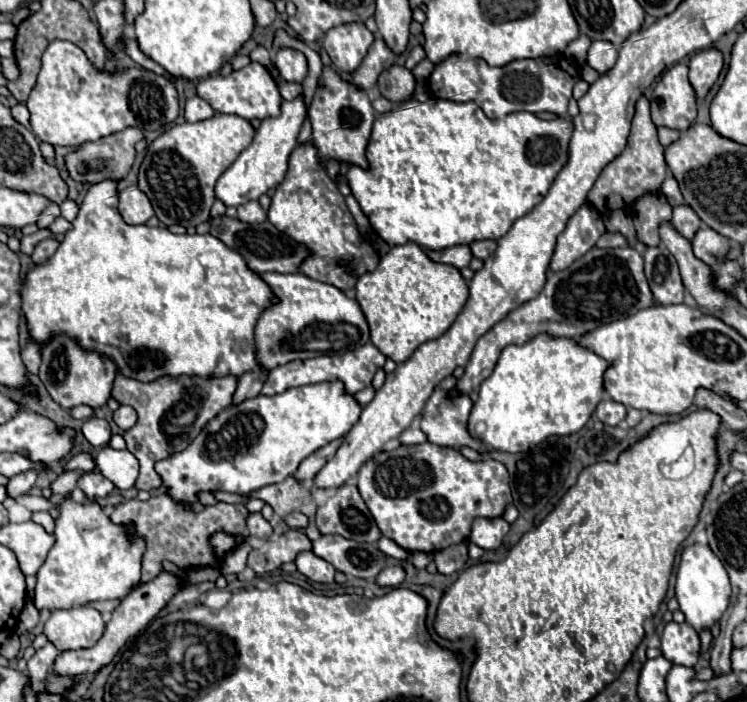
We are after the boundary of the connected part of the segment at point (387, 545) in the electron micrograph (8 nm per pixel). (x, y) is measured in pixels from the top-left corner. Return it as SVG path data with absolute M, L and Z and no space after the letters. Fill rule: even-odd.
M381 538L377 542L377 546L387 558L393 558L393 560L407 560L407 556L409 556L409 552L403 552L403 548L399 548L393 540L387 540L387 538Z

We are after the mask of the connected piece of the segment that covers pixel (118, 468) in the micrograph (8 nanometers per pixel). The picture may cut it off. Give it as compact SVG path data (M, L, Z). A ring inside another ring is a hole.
M105 446L97 454L97 466L105 478L109 478L119 490L129 490L139 478L139 462L129 450L113 450Z

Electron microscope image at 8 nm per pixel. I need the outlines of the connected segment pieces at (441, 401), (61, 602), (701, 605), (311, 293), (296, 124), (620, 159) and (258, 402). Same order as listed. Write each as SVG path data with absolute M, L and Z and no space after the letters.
M447 376L445 380L441 380L441 384L435 388L435 392L431 394L431 398L425 404L423 416L421 416L421 430L427 434L427 438L437 444L437 446L451 446L451 448L459 448L459 446L469 446L473 450L477 450L479 454L489 454L491 450L475 436L469 434L467 430L467 422L469 422L469 414L473 410L473 402L469 396L455 396L449 398L445 396L445 390L455 386L455 378Z
M71 498L61 502L59 518L55 520L55 538L55 546L37 572L33 602L39 612L69 610L97 600L123 598L141 578L145 542L129 542L125 528L113 524L95 502L77 504Z
M703 544L687 546L681 554L677 582L675 582L675 596L687 622L699 632L703 628L711 628L719 620L719 616L725 612L729 604L729 594L731 594L731 586L729 586L727 570L721 564L721 560L711 552L711 548Z
M267 272L259 274L267 286L271 288L273 296L277 298L275 304L265 308L255 324L255 356L257 364L263 372L269 372L271 368L279 364L287 364L297 358L313 358L319 352L313 352L309 348L309 336L303 332L307 326L313 322L329 322L329 324L351 324L360 332L358 346L362 346L369 340L369 328L365 322L365 316L357 304L357 300L347 298L339 288L311 280L303 274L277 274L277 272Z
M299 94L295 100L283 102L279 116L265 118L259 130L255 132L253 142L239 154L239 158L217 180L215 186L217 198L223 200L225 206L241 206L249 200L259 200L259 196L263 196L269 188L277 188L287 172L287 160L297 146L297 136L305 118L307 118L307 106L303 94Z
M641 96L637 102L627 148L613 162L609 162L603 168L601 176L597 178L595 186L591 188L591 192L587 196L587 204L593 206L601 214L609 214L613 210L623 210L649 192L661 192L661 184L663 184L665 176L667 176L667 164L663 158L663 146L657 138L657 128L649 116L649 102L645 96Z
M319 382L313 386L301 386L301 388L289 388L283 394L275 396L257 396L251 400L245 400L239 406L225 408L211 424L207 424L205 432L201 432L185 452L175 454L155 466L155 470L161 474L163 484L169 488L169 494L187 504L195 502L195 494L199 490L227 490L235 494L249 494L253 490L259 490L267 484L275 484L291 476L299 462L313 454L315 450L327 446L329 442L343 438L351 426L361 416L361 404L345 390L343 382Z

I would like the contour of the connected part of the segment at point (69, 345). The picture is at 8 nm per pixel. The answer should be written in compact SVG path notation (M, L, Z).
M57 336L55 340L51 340L51 344L43 348L39 378L51 398L65 410L71 410L79 404L101 408L111 398L115 374L115 364L111 364L111 360L103 360L103 356L95 352L83 352L73 340L67 340L65 336Z

